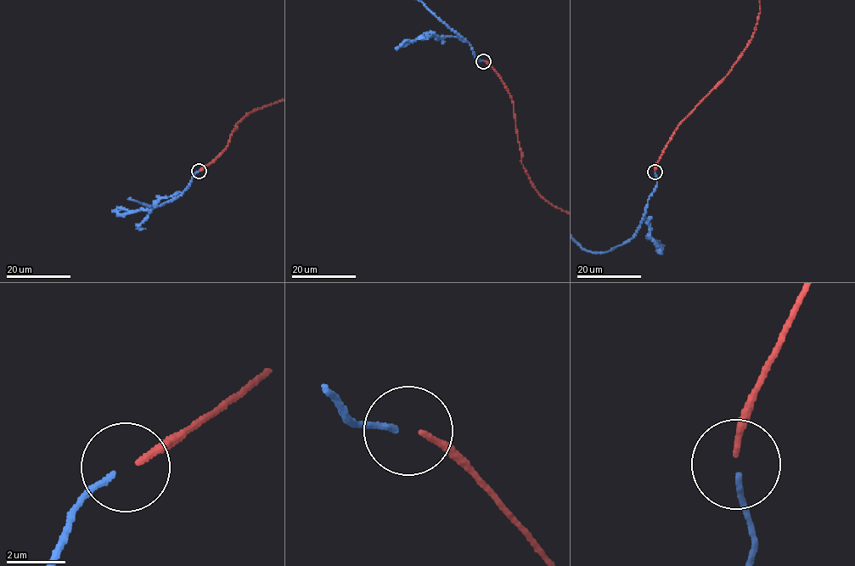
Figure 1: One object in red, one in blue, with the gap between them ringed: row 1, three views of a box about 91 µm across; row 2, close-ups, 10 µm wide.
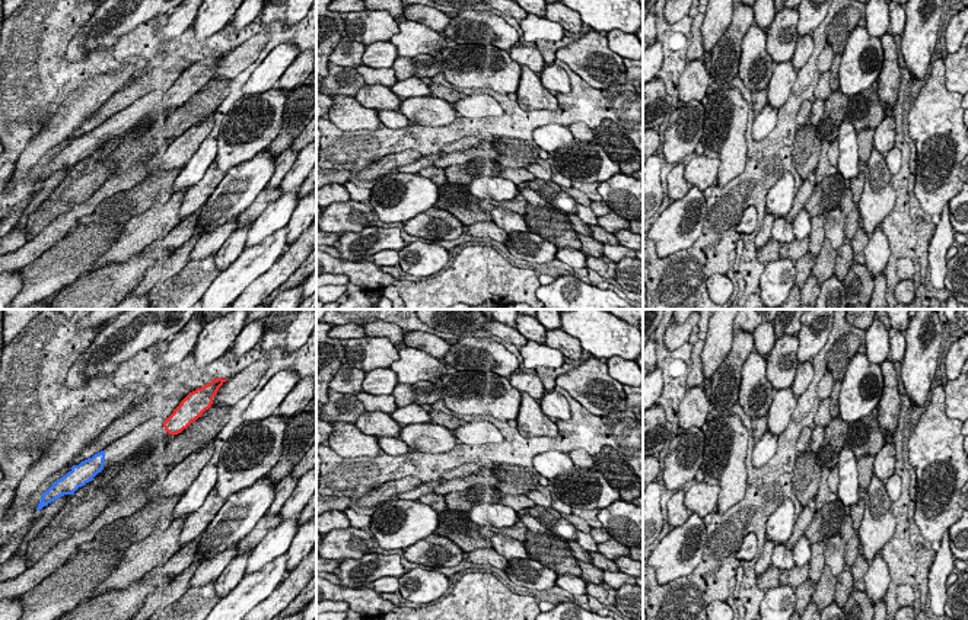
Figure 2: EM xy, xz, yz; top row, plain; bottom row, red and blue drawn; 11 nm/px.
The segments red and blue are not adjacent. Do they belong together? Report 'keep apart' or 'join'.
join

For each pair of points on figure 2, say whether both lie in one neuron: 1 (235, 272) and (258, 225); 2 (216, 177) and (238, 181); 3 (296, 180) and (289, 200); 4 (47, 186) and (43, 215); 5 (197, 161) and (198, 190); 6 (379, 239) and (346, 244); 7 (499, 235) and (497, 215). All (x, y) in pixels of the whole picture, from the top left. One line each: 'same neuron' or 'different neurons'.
1: different neurons
2: different neurons
3: different neurons
4: different neurons
5: different neurons
6: same neuron
7: different neurons

